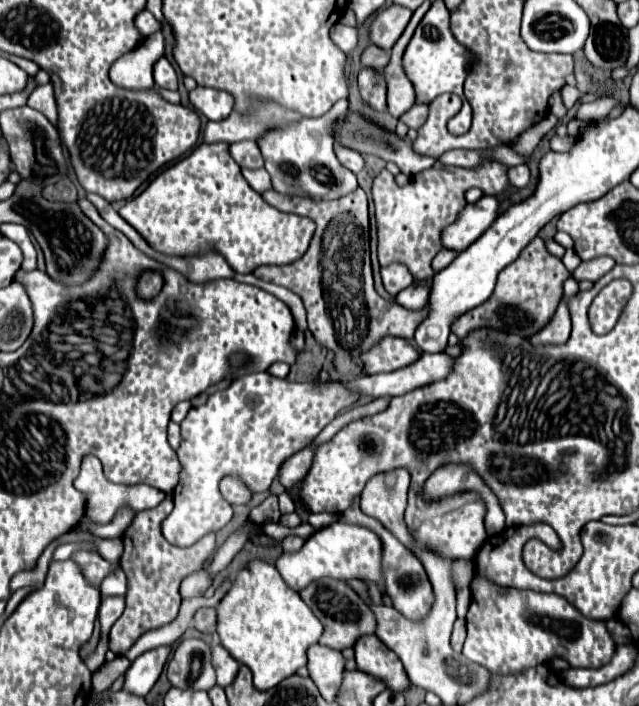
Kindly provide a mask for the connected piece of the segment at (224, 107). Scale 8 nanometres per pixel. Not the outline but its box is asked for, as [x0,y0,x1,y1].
[190,87,232,121]

